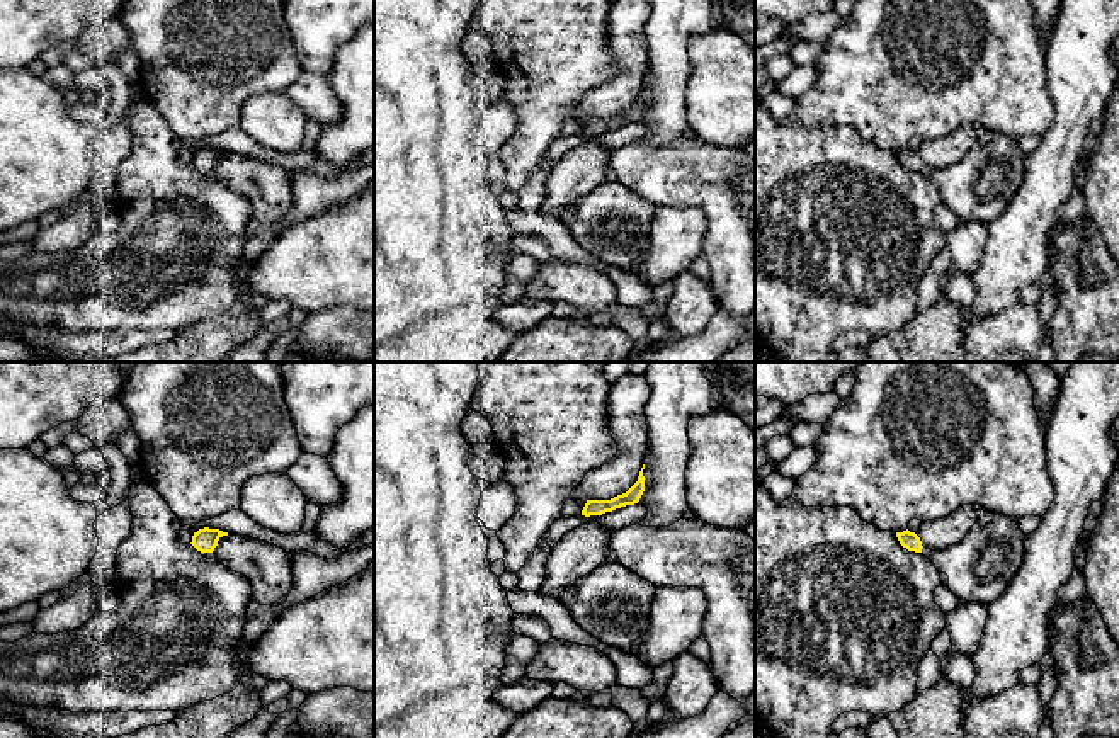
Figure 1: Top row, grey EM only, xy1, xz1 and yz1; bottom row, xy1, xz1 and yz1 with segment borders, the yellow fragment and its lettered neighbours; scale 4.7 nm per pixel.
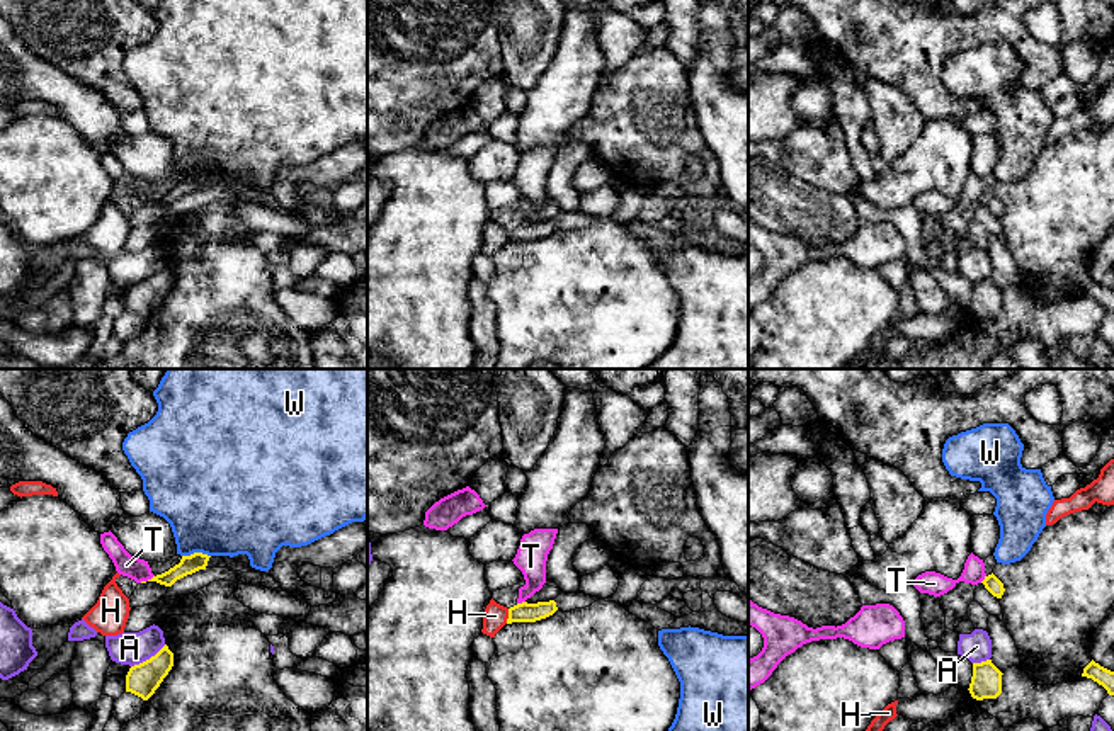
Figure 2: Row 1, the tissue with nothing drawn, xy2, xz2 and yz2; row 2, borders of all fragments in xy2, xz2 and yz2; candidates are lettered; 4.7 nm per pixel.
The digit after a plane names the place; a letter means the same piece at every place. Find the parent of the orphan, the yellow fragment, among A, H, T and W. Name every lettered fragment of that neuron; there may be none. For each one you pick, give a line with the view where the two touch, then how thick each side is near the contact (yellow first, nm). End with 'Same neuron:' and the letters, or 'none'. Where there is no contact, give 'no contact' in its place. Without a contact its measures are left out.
Same neuron: none

